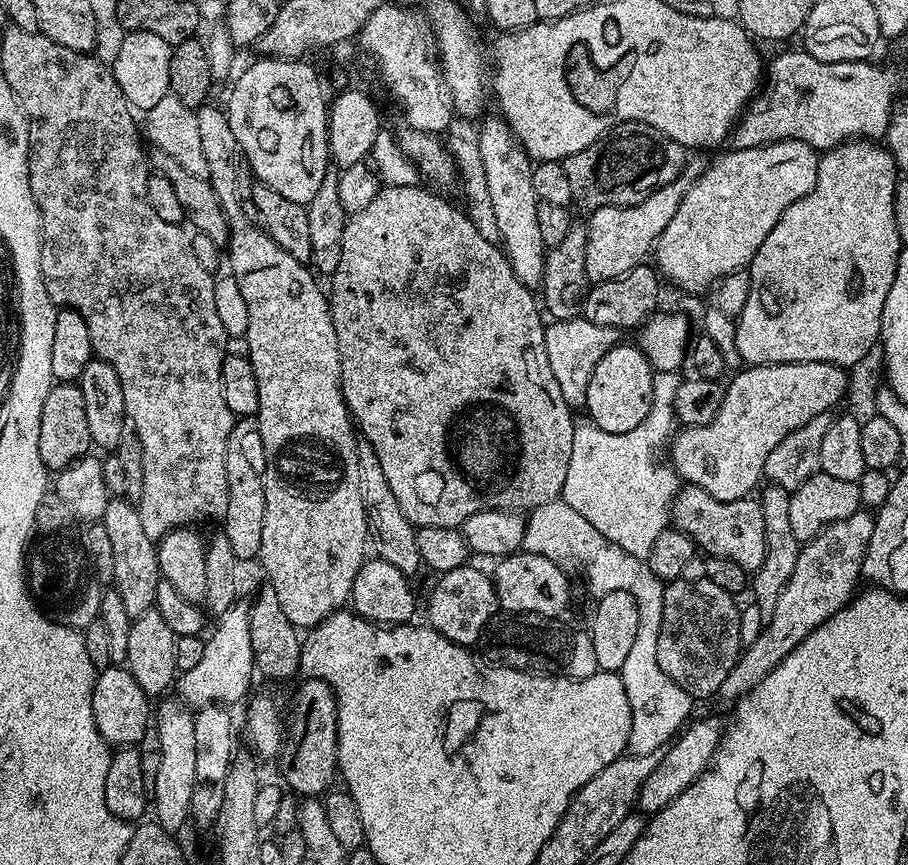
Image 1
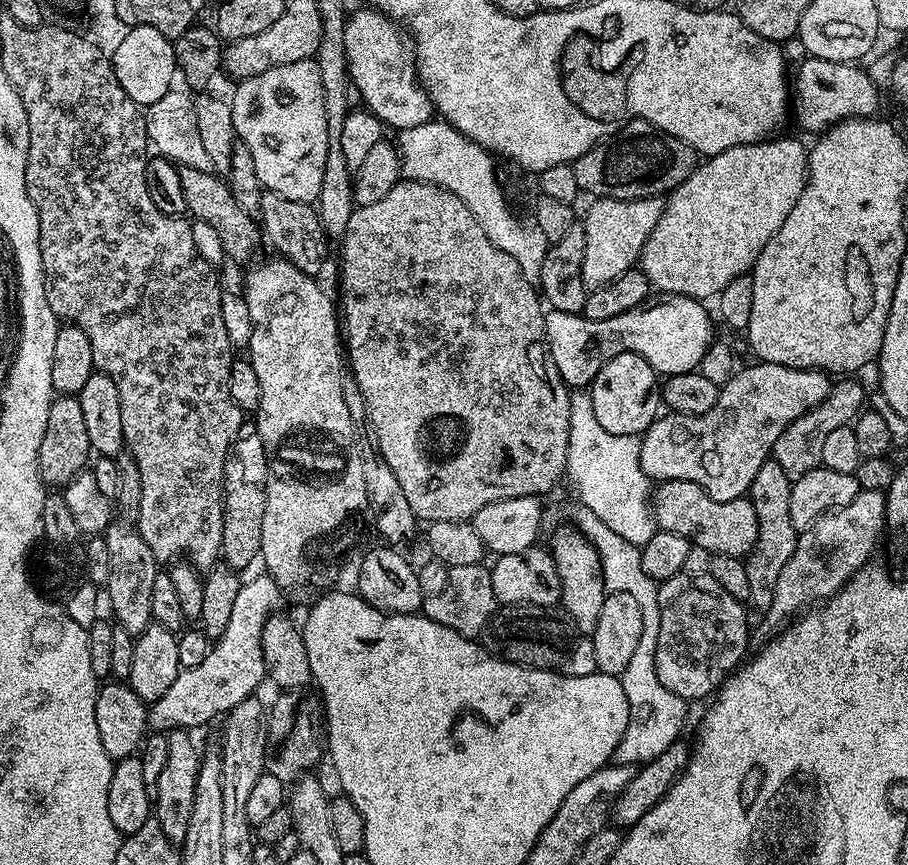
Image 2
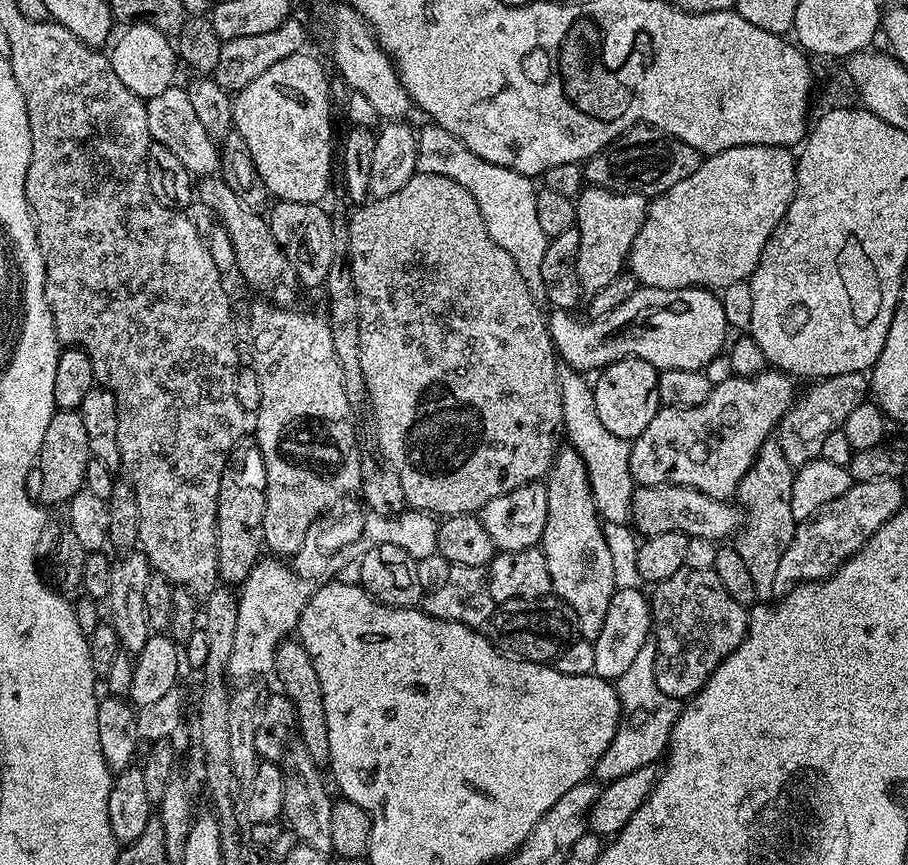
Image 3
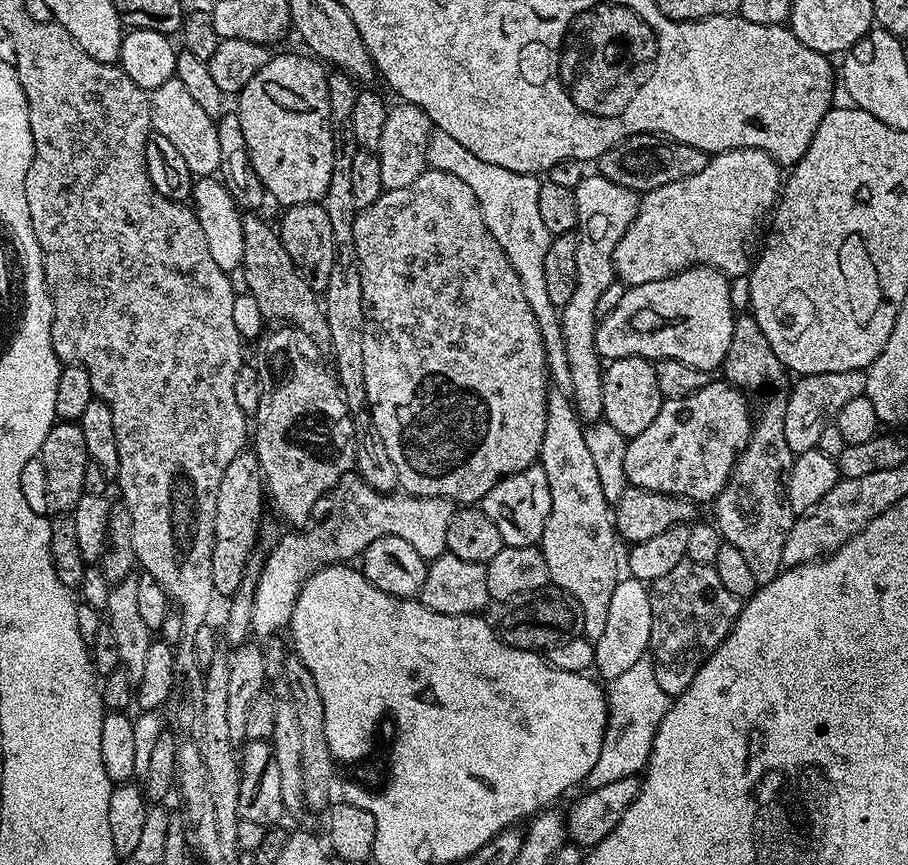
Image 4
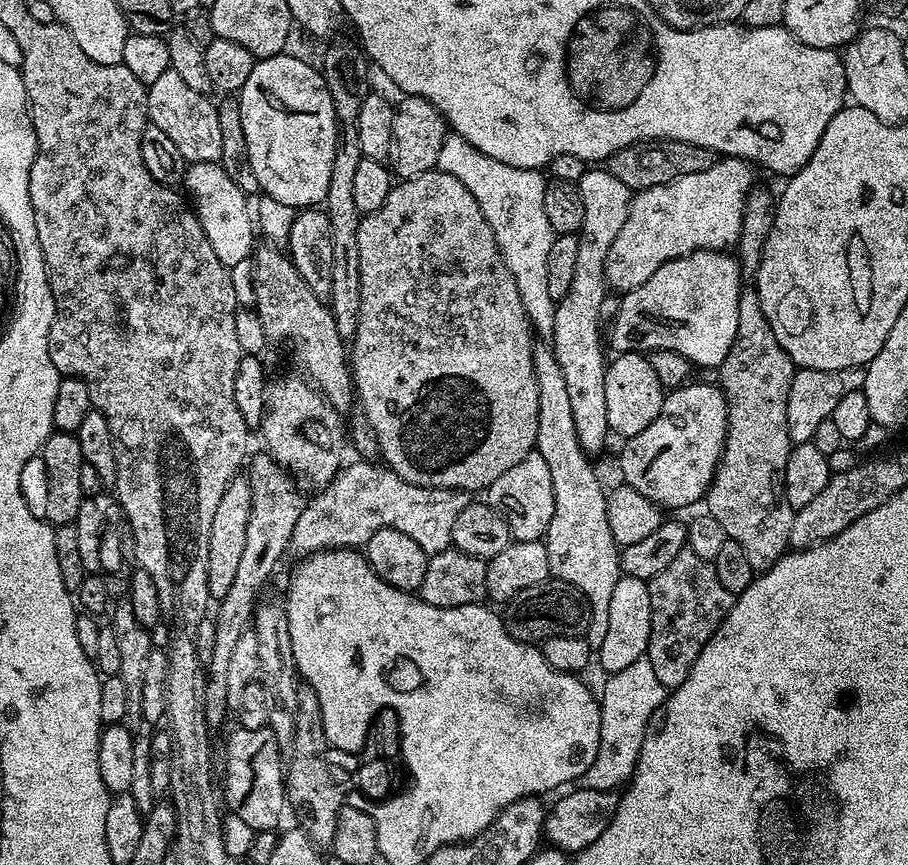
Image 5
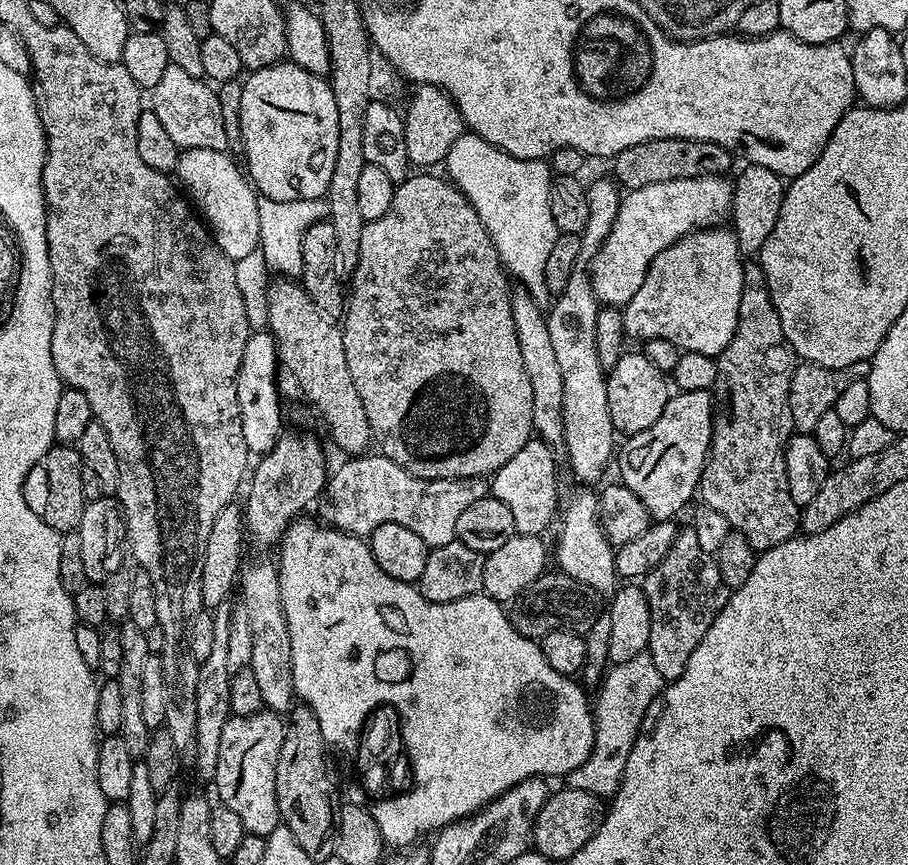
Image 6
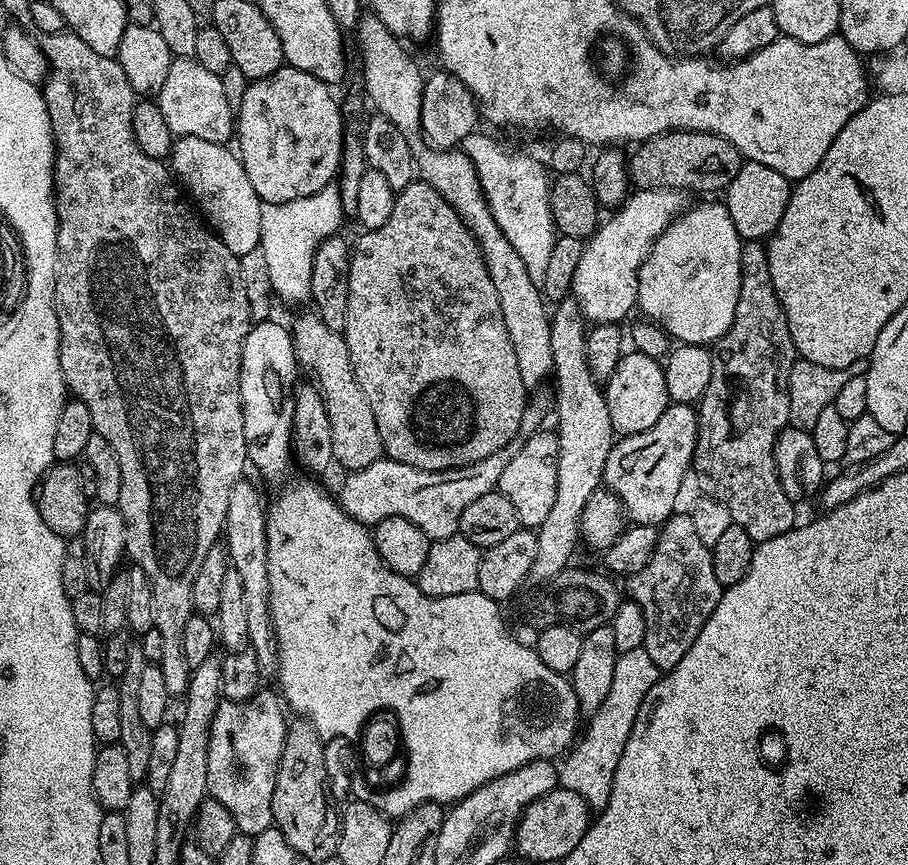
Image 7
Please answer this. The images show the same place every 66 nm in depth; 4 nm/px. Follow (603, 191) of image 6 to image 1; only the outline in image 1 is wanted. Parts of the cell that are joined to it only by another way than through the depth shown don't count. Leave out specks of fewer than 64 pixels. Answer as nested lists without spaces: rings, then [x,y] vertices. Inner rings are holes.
[[[693,159],[685,167],[677,180],[662,186],[652,195],[647,196],[641,204],[619,208],[606,206],[605,208],[591,209],[587,217],[588,241],[586,242],[586,274],[592,284],[601,284],[610,278],[618,278],[626,274],[626,270],[634,270],[634,266],[645,263],[644,256],[653,251],[656,239],[670,226],[670,218],[678,214],[678,206],[682,198],[688,193],[688,188],[694,183],[697,176],[704,171],[705,161]]]

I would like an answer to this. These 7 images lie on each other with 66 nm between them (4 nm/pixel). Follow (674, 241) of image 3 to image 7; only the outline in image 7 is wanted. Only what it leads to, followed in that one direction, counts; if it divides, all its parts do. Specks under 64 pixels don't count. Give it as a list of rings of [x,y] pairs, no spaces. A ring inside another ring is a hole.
[[[642,188],[633,191],[619,207],[601,223],[600,227],[587,237],[582,258],[578,262],[578,270],[574,270],[574,282],[571,295],[578,302],[585,321],[593,325],[620,324],[624,322],[636,308],[638,294],[638,270],[646,258],[646,254],[654,246],[654,242],[670,226],[672,221],[684,211],[686,207],[685,193],[674,188]]]

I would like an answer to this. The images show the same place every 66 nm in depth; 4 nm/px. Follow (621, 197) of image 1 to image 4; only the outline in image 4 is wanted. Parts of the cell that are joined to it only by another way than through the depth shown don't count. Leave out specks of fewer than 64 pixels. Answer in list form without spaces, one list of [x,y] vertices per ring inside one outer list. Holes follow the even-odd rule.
[[[656,134],[630,136],[622,144],[615,144],[598,161],[599,175],[610,178],[610,182],[618,182],[618,186],[633,188],[637,194],[654,190],[658,186],[666,186],[666,182],[678,182],[682,178],[690,178],[690,174],[699,174],[706,170],[709,153],[698,150],[694,146],[686,146],[677,140],[661,138]]]

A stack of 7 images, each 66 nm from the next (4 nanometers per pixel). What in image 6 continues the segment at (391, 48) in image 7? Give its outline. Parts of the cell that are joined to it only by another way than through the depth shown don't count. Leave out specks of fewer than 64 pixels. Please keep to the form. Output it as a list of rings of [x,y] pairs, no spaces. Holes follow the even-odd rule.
[[[516,290],[512,293],[512,317],[514,330],[518,334],[518,347],[522,350],[522,363],[526,366],[530,387],[534,389],[533,433],[546,444],[563,445],[562,373],[550,342],[550,326],[545,309],[539,308],[528,292]]]

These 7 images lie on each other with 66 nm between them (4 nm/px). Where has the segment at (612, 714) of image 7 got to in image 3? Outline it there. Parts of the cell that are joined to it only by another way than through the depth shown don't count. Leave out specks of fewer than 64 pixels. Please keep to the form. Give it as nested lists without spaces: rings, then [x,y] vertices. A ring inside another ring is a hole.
[[[649,638],[635,655],[634,662],[614,683],[620,699],[618,730],[602,758],[598,758],[595,779],[600,782],[626,778],[642,766],[656,764],[665,755],[674,722],[680,717],[681,701],[664,694],[655,681],[656,641]]]

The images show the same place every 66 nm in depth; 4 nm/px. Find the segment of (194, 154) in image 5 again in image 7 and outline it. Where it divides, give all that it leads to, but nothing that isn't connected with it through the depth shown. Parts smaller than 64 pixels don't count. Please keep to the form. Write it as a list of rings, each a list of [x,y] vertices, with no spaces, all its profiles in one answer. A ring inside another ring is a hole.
[[[194,58],[173,59],[170,74],[166,74],[166,82],[162,82],[162,90],[158,93],[162,118],[166,118],[166,126],[170,126],[173,137],[206,138],[206,142],[218,142],[219,144],[228,144],[233,139],[234,113],[229,103],[226,102],[220,77],[221,73],[206,70],[206,66],[202,66]]]

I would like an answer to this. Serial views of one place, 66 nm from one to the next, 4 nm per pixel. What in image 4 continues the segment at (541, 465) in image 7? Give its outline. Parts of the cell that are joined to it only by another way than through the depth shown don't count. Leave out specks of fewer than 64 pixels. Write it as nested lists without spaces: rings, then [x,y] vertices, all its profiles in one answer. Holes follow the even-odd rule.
[[[534,463],[526,470],[502,478],[478,501],[478,507],[490,522],[494,522],[494,526],[498,526],[504,545],[539,545],[546,518],[550,518],[550,482],[546,482],[546,470]]]

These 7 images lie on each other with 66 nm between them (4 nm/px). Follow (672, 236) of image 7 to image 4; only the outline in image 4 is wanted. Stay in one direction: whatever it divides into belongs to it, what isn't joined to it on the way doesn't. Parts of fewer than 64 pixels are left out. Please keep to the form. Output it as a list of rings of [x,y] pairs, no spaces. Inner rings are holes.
[[[697,266],[682,270],[676,276],[658,282],[642,282],[625,287],[622,302],[596,325],[596,352],[611,362],[627,356],[643,356],[650,361],[677,360],[698,370],[712,374],[723,365],[730,350],[737,313],[732,312],[732,288],[729,277],[716,268]]]

